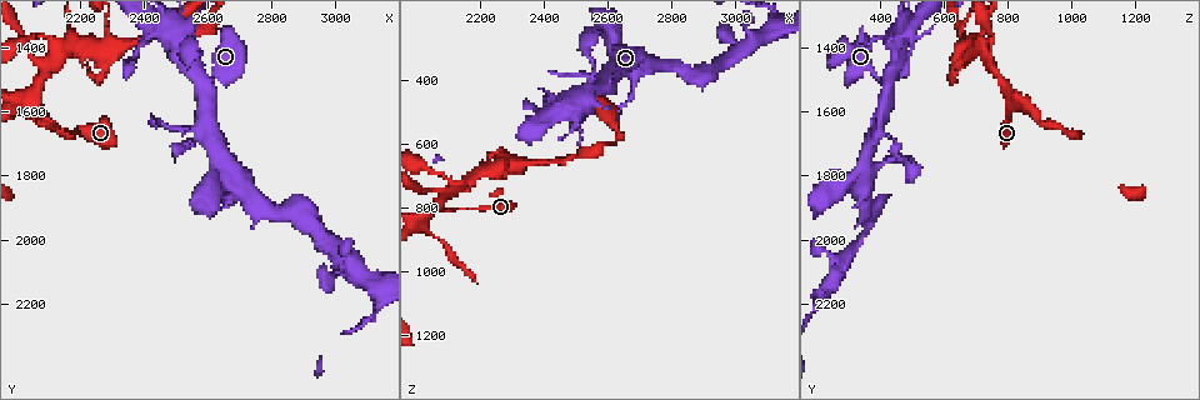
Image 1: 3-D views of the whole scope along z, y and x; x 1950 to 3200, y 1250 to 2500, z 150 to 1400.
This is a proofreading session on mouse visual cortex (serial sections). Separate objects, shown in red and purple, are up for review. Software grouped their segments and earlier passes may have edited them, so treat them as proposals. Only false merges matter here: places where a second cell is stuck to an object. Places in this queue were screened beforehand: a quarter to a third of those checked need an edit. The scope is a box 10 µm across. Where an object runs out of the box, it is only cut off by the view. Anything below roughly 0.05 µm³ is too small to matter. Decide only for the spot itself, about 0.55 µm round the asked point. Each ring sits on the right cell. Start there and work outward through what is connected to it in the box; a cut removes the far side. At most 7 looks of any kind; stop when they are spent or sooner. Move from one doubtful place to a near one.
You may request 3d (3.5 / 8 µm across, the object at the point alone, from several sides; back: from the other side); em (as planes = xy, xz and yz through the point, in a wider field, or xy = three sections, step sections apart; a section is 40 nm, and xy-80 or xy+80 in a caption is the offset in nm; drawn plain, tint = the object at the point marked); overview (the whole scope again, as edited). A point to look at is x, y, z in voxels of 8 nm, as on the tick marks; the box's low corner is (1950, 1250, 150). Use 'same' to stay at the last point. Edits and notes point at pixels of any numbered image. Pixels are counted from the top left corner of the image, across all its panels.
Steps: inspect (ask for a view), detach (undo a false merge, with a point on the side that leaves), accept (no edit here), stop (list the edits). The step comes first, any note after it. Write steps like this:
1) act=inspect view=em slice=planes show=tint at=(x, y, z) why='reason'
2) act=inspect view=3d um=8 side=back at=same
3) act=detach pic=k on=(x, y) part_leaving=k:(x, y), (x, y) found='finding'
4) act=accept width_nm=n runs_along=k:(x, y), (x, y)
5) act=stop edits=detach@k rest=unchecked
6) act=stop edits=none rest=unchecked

act=inspect view=3d um=3.5 side=back at=(2380, 1380, 660) why='three-way junction'

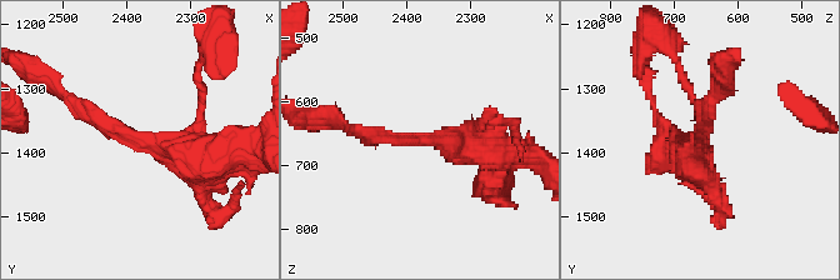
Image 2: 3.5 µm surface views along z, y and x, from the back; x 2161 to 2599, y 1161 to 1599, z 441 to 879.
act=inspect view=em slice=xy step=3 show=tint at=(2370, 1375, 660) arms=3 arm_widths_nm=150,150,450

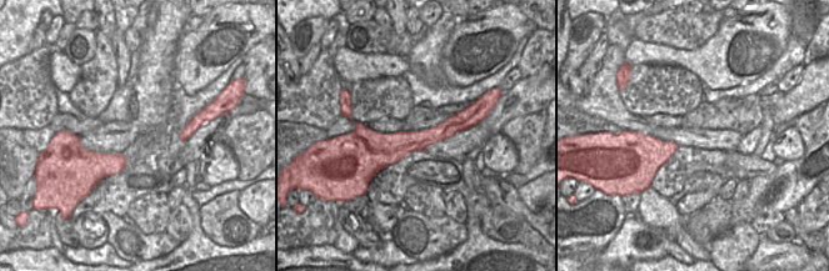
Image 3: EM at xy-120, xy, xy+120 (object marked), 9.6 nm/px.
act=inspect view=em slice=xy step=5 show=tint at=same why='cut it another way'

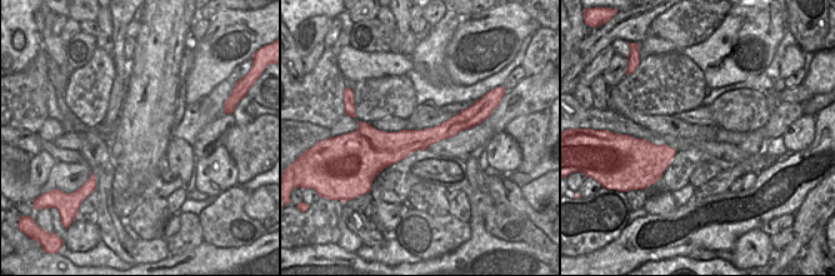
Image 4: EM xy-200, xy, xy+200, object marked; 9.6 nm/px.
act=accept runs_along=2:(221, 150), (125, 135), (71, 100) found='continuous, no second cell'

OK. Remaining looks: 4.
act=inspect view=3d um=3.5 at=(2610, 1510, 420) why='a fork'

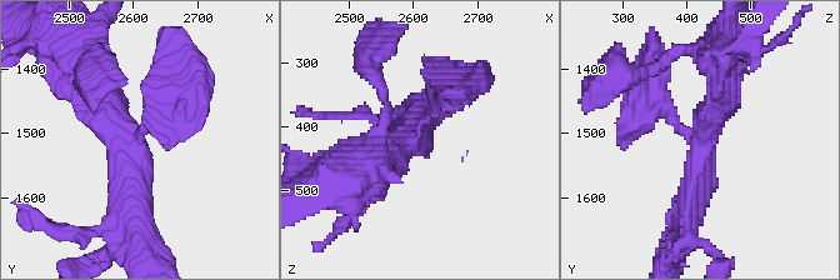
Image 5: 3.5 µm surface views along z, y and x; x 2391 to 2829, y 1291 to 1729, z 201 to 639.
act=inspect view=em slice=planes show=tint at=(2600, 1520, 420) arms=3 arm_widths_nm=250,400,400 why='shape alone is not enough'

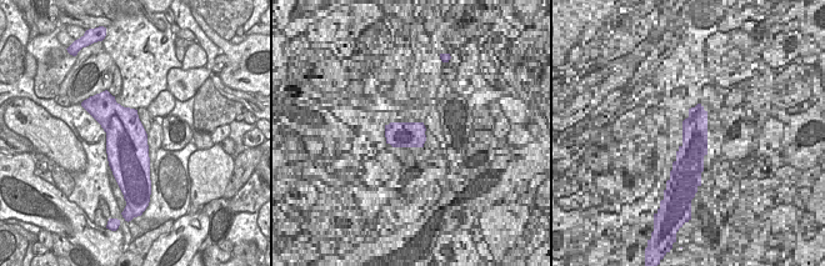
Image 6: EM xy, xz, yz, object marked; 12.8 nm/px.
act=accept found='continuous, no second cell'

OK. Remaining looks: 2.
act=inspect view=em slice=xy step=3 show=tint at=(2680, 1860, 340) why='sharp bend'

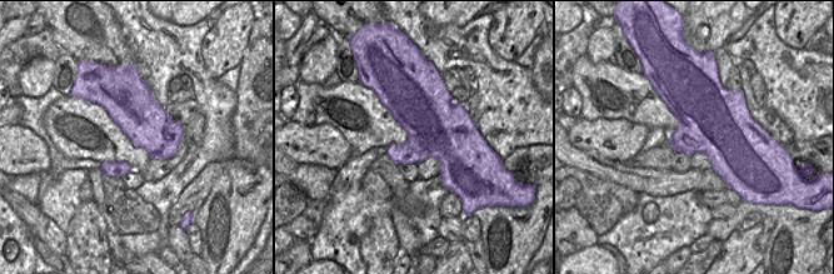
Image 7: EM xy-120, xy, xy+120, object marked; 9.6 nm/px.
act=inspect view=3d um=3.5 at=same why='wider look'

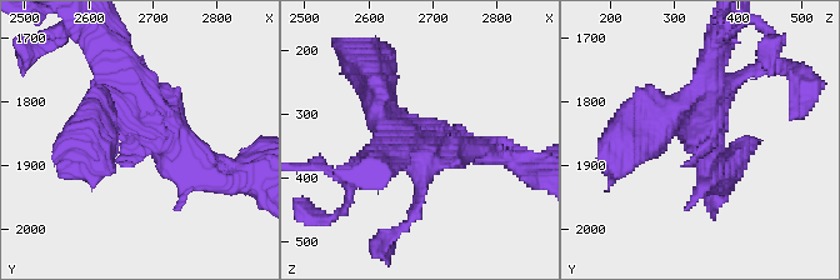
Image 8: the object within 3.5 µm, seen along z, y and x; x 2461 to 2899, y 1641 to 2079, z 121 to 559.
act=accept runs_along=8:(710, 74), (704, 150), (685, 165) found='one cell here'

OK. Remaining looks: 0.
act=stop edits=none rest=unchecked

